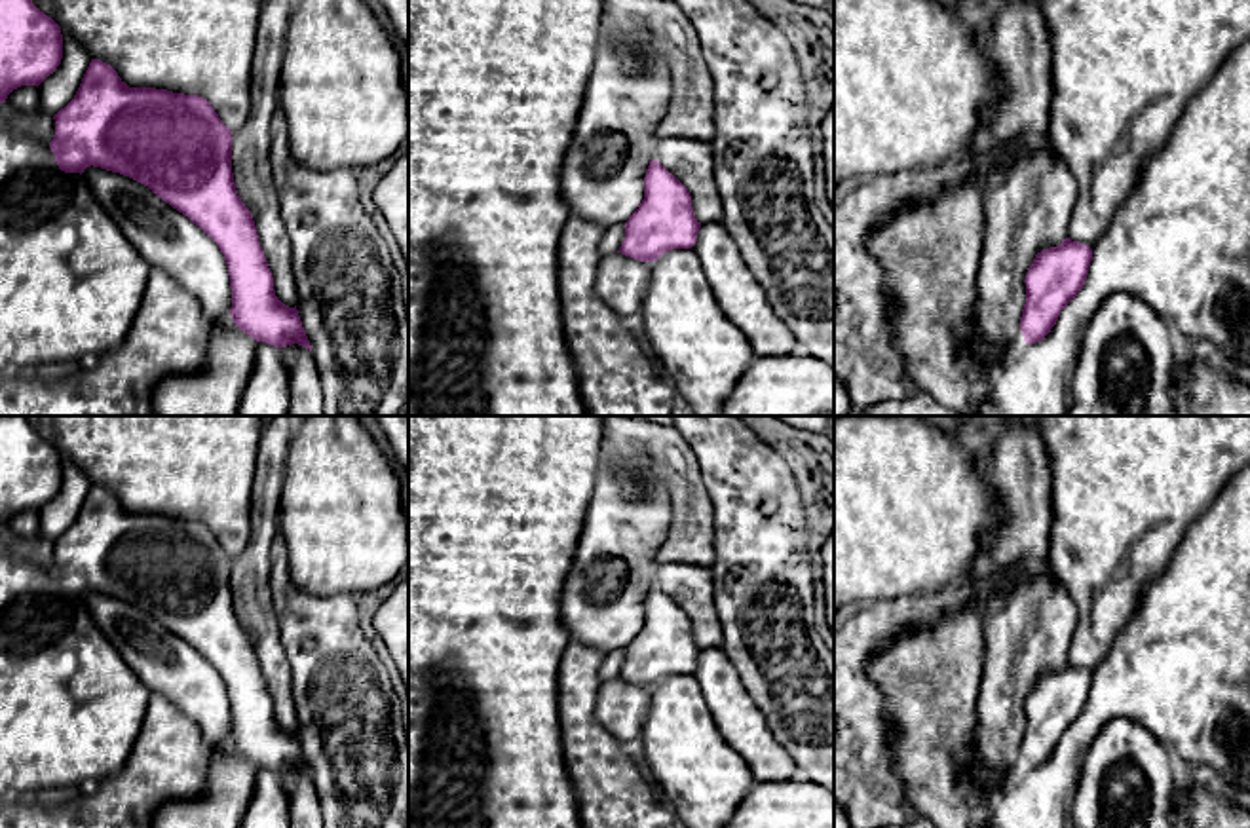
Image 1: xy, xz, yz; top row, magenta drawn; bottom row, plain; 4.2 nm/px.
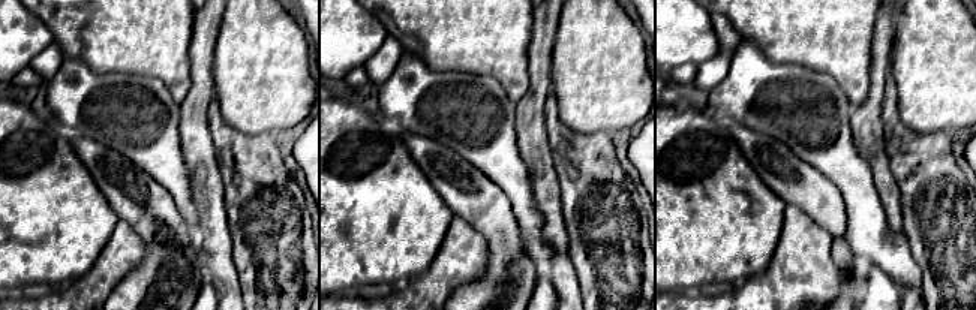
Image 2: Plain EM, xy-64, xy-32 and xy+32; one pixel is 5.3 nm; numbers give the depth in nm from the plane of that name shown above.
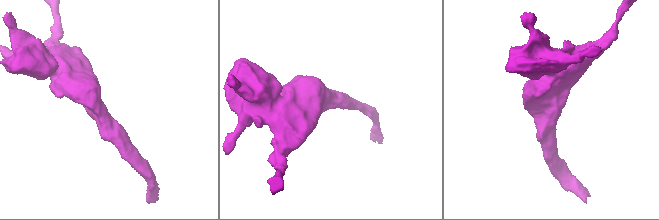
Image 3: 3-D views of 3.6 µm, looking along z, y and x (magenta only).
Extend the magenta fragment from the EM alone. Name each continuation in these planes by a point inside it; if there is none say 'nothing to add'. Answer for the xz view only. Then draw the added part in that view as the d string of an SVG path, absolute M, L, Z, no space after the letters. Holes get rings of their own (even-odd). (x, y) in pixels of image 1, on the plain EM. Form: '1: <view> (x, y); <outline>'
nothing to add

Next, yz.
nothing to add

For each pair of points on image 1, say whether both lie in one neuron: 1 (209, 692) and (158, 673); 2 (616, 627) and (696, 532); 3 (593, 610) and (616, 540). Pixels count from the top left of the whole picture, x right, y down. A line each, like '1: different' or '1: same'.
1: same
2: different
3: same

